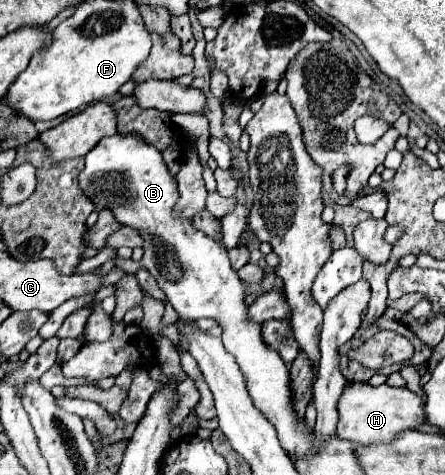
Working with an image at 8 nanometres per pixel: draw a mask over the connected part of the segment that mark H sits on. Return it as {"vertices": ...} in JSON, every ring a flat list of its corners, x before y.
{"vertices":[[351,382,345,386,339,398,339,422,337,436,355,442,357,446,371,446,381,442,393,442,401,430,411,430,427,422,425,402,409,388,393,388,387,384,369,386,367,382]]}

